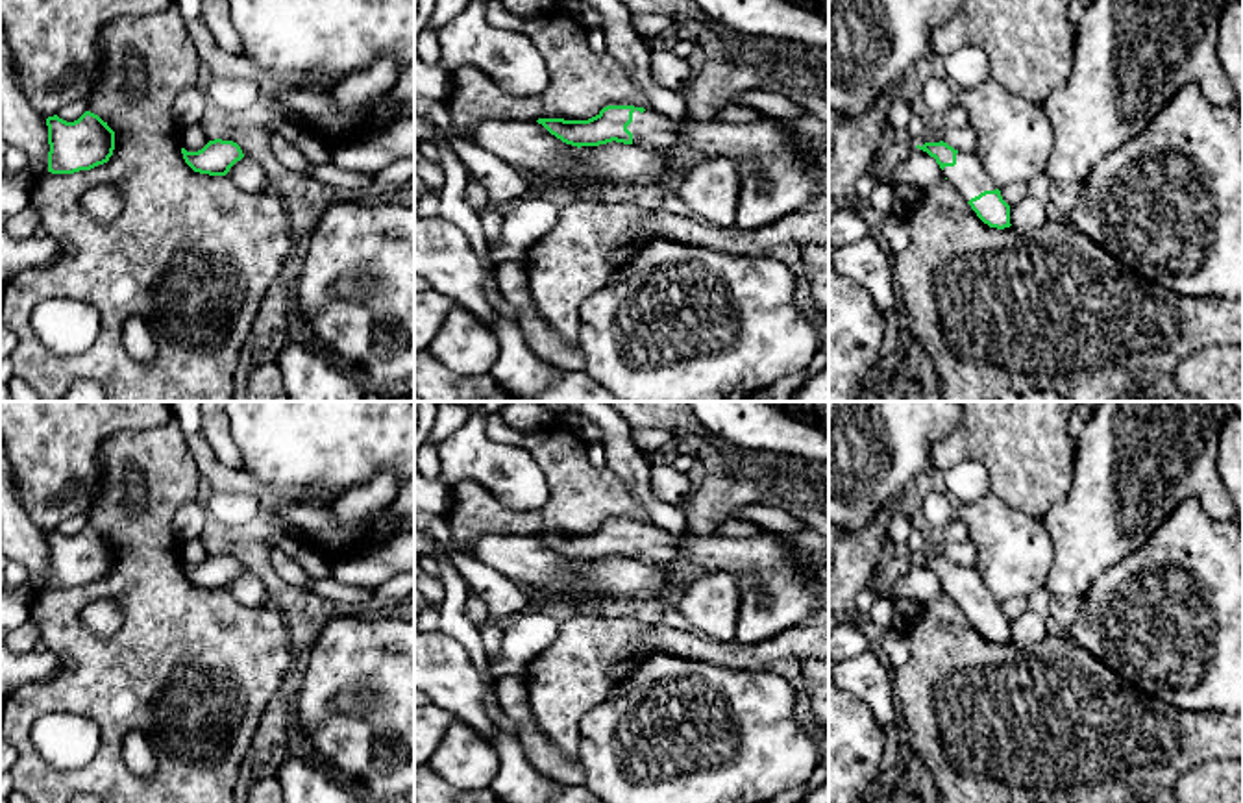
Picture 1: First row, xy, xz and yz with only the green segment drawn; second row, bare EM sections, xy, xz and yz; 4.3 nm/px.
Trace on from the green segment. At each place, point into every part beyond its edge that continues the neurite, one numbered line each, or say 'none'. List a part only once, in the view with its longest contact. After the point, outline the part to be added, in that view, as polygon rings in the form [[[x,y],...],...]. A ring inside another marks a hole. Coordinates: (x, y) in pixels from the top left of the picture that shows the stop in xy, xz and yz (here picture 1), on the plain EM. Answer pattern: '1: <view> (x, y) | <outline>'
1: xz (775, 592) | [[[657,524],[633,527],[633,559],[666,566],[677,561],[729,572],[740,588],[736,642],[771,640],[810,618],[819,581],[803,570],[799,548],[784,533],[753,538],[675,537]]]

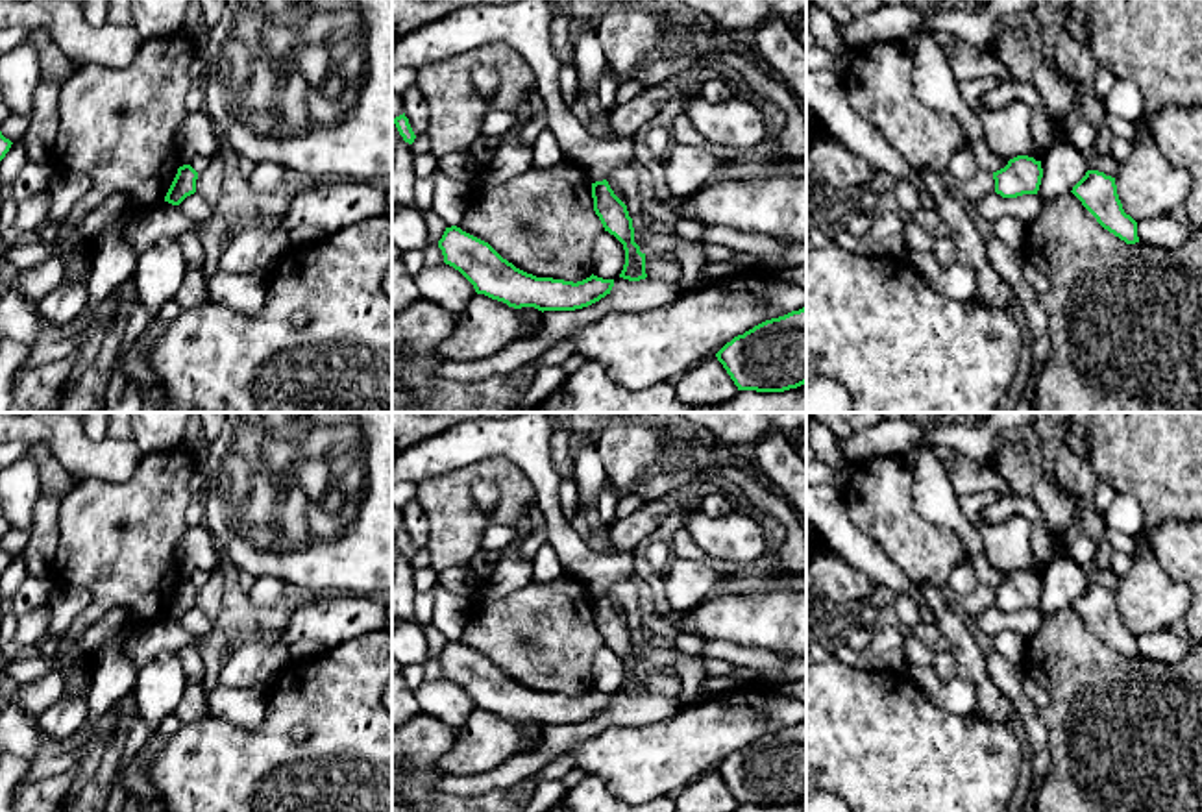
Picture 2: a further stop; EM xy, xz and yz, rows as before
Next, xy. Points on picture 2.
none

